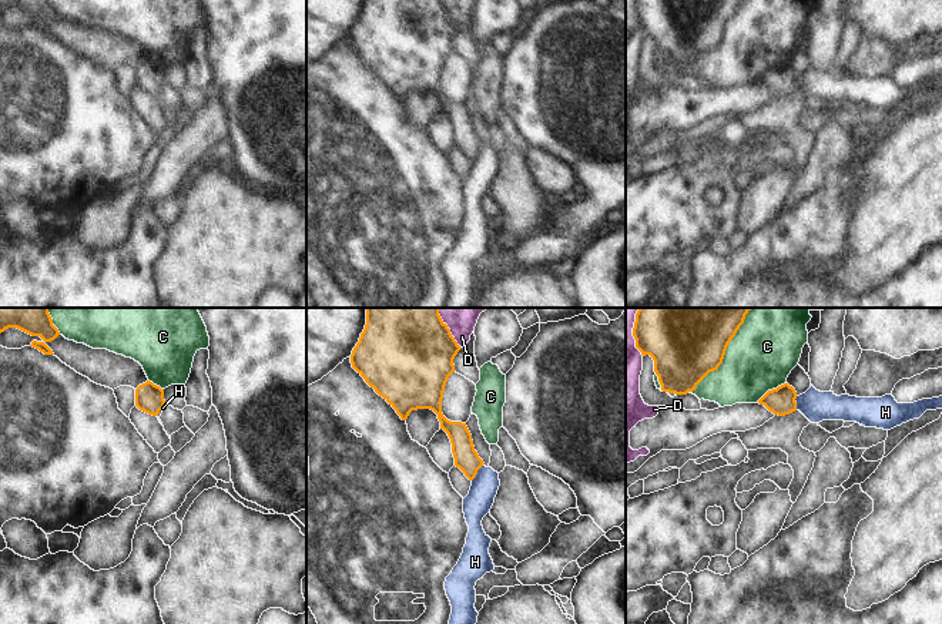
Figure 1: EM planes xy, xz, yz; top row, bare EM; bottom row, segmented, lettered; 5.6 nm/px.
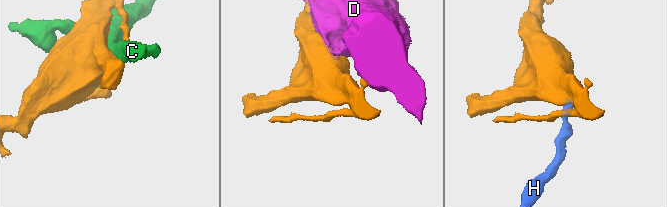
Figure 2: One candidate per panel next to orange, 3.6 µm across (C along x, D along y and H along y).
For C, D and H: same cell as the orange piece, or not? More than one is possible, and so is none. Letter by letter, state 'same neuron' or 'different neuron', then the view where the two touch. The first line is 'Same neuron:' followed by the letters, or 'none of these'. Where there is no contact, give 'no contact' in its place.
Same neuron: none of these
C: different neuron | yz
D: different neuron | xz
H: different neuron | xz

